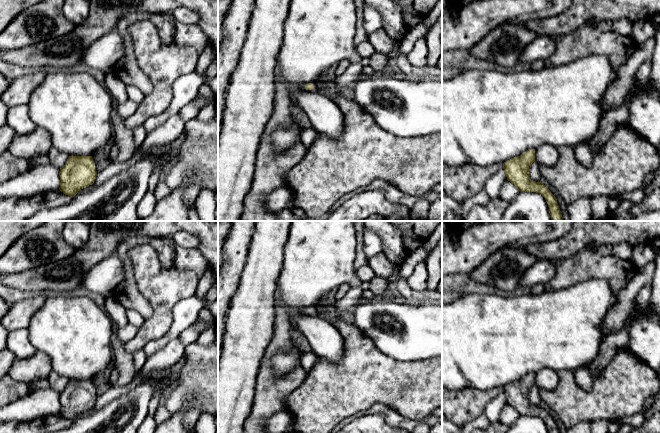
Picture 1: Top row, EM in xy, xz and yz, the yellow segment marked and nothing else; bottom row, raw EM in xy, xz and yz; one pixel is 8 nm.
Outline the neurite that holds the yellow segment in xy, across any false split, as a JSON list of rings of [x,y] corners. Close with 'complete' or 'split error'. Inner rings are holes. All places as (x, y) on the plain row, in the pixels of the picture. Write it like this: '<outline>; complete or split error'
[[[69,380],[59,400],[59,414],[74,421],[79,414],[95,406],[97,395],[92,380]]]; complete

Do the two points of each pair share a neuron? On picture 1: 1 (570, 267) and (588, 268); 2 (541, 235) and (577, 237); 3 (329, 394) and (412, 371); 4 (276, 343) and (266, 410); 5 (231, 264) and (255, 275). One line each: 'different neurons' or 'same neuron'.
1: same neuron
2: different neurons
3: same neuron
4: same neuron
5: different neurons

